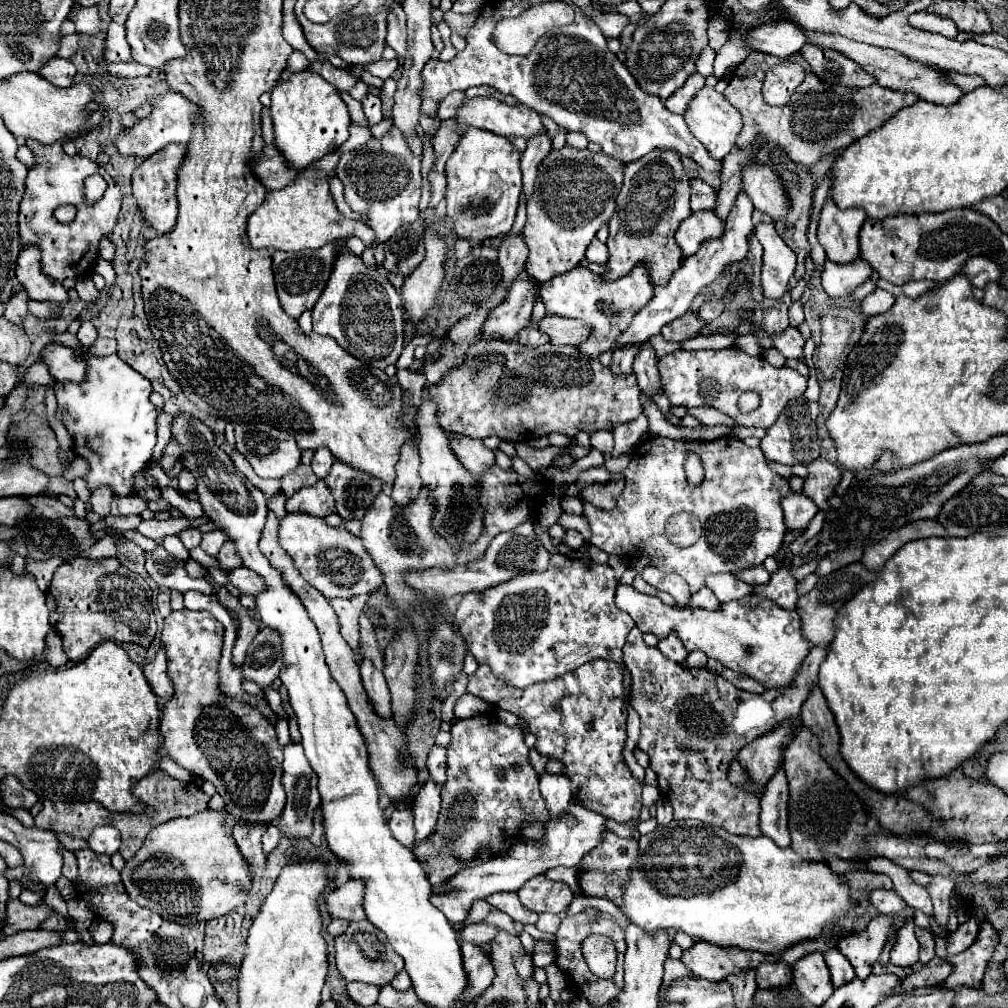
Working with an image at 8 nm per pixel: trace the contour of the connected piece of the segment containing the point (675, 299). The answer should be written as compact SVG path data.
M740 192L740 196L736 198L728 218L726 218L726 228L724 228L724 234L720 238L712 238L712 240L706 240L696 254L688 256L684 262L682 262L682 268L678 268L672 278L668 280L668 284L664 286L654 286L654 298L636 314L636 318L632 320L632 324L628 326L628 330L618 338L618 342L614 344L616 346L624 346L624 344L640 344L640 342L646 342L650 336L656 336L660 334L662 326L684 316L694 298L702 292L702 288L710 286L714 280L718 280L724 270L728 270L732 264L736 262L742 262L748 258L748 234L752 232L752 202L750 198L746 196L746 192Z

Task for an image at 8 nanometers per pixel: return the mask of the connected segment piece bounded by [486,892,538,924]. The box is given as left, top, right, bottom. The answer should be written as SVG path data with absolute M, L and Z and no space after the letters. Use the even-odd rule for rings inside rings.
M502 892L502 894L492 894L486 898L486 902L490 902L494 908L506 912L508 916L512 916L512 920L518 920L522 924L534 924L538 920L536 912L528 912L528 908L524 908L518 900L516 892Z

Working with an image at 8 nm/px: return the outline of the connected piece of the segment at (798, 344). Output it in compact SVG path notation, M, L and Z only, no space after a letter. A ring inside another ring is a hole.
M786 328L783 334L777 334L774 338L774 346L784 354L784 358L804 360L804 338L796 328Z

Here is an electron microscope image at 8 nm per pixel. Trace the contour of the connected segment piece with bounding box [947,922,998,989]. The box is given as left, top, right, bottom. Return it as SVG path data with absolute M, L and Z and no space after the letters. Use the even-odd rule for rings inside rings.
M982 922L976 942L968 950L964 950L960 954L948 956L950 964L954 966L950 976L958 976L960 980L947 982L947 989L956 989L960 986L980 988L982 974L986 970L986 964L988 964L992 952L994 952L996 942L998 942L996 930L988 922Z

